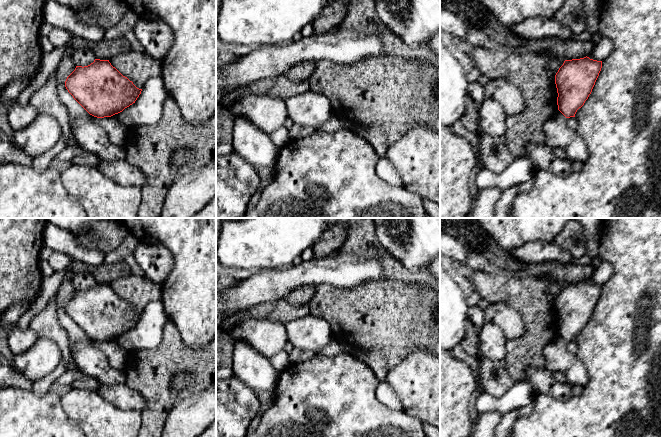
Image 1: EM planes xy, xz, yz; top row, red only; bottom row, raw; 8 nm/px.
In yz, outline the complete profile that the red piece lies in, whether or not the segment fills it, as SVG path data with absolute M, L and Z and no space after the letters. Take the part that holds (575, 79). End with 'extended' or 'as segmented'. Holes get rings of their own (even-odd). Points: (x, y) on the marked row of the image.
M584 57L580 59L565 60L555 75L555 84L557 88L558 110L566 117L575 117L579 108L581 108L588 99L595 85L602 68L602 61Z; as segmented

